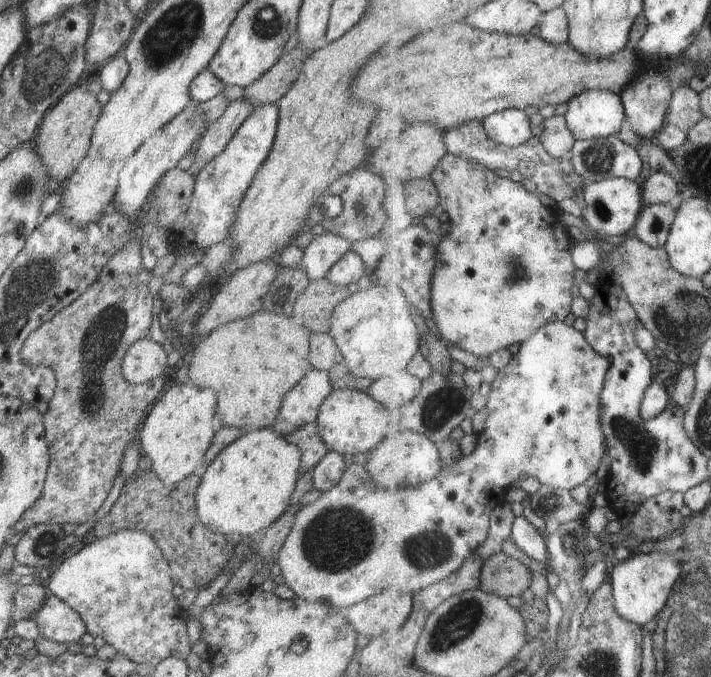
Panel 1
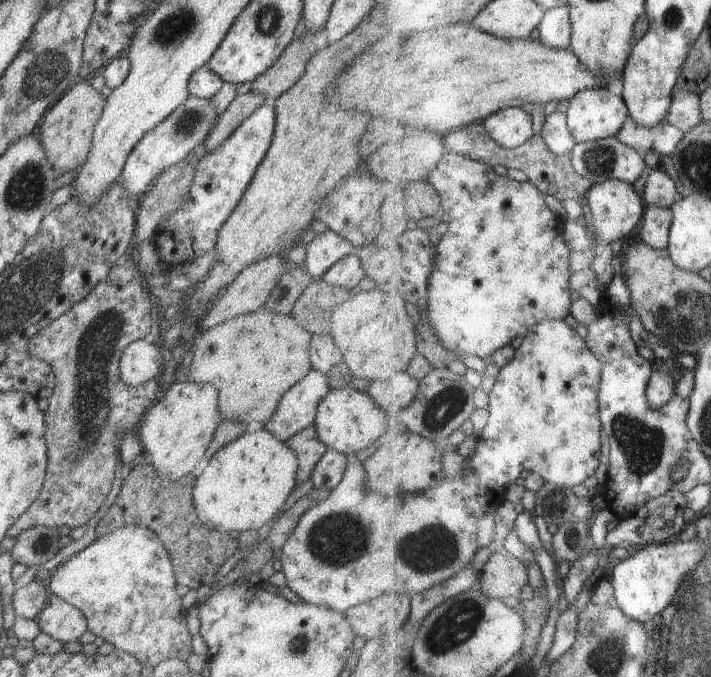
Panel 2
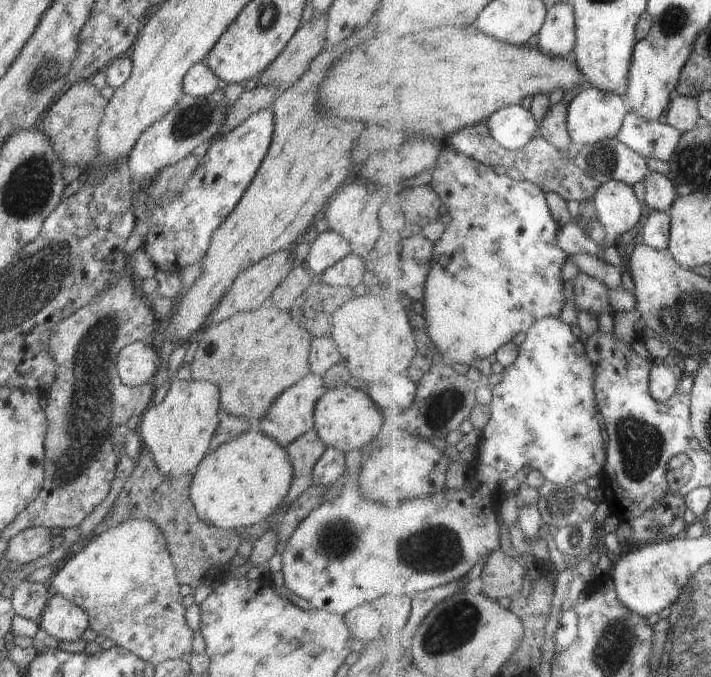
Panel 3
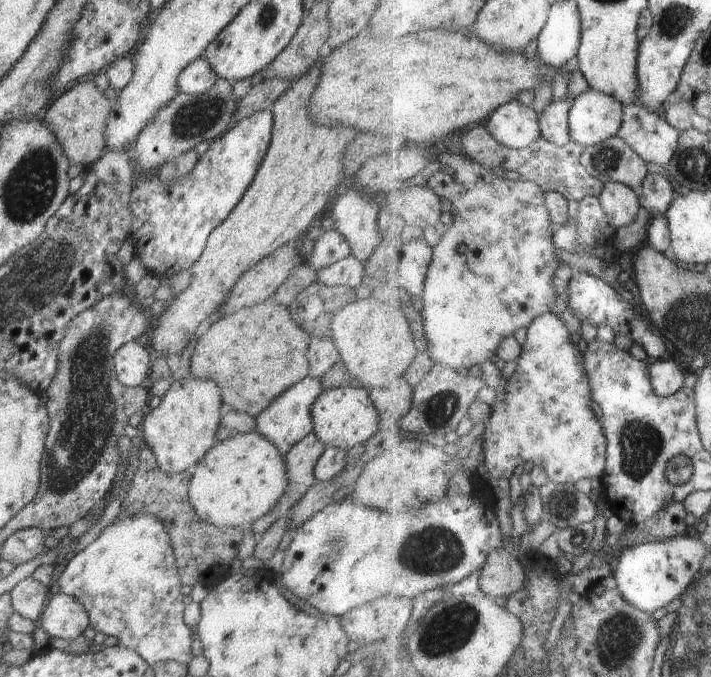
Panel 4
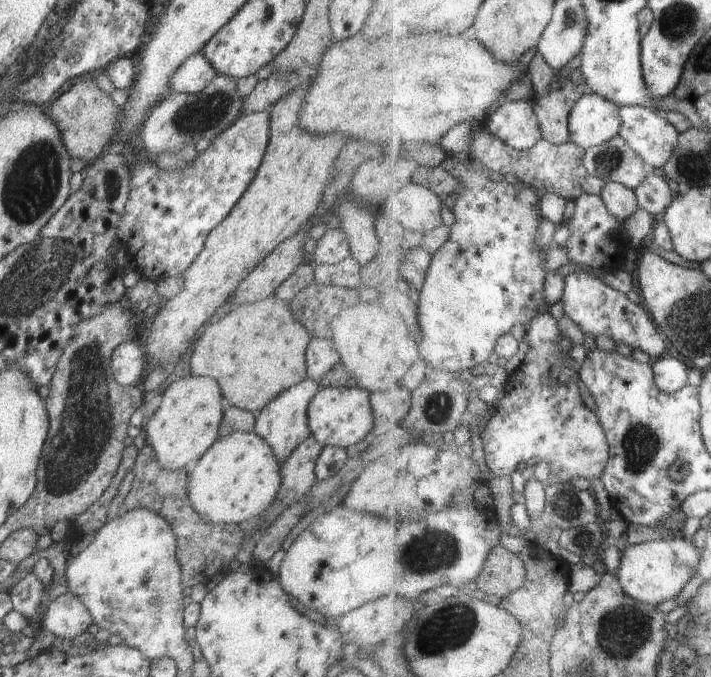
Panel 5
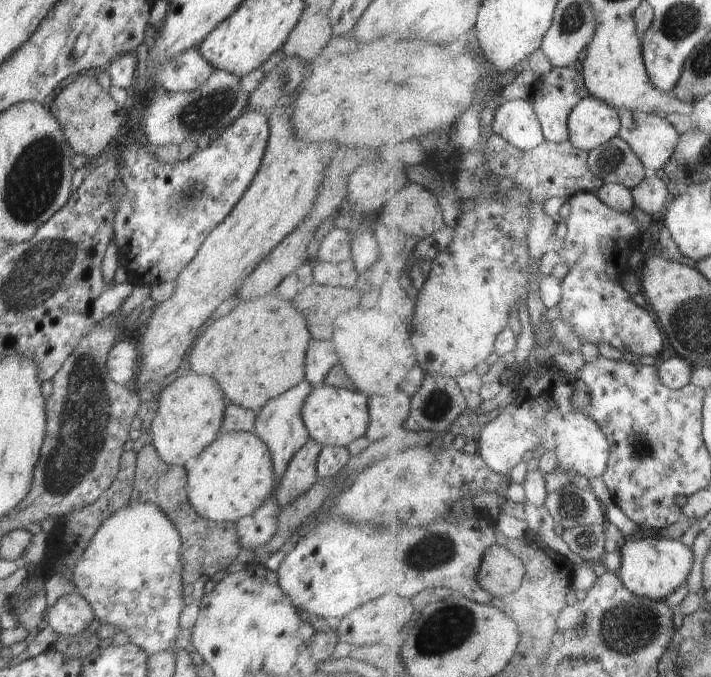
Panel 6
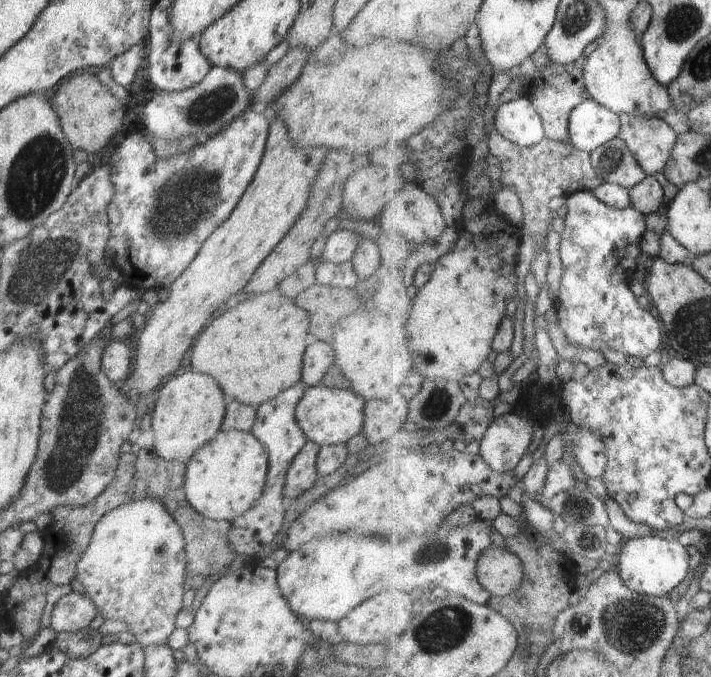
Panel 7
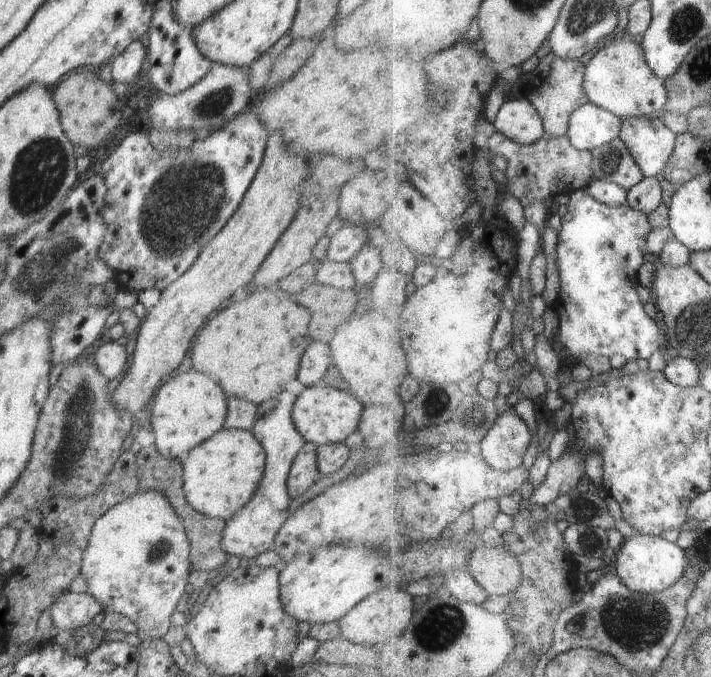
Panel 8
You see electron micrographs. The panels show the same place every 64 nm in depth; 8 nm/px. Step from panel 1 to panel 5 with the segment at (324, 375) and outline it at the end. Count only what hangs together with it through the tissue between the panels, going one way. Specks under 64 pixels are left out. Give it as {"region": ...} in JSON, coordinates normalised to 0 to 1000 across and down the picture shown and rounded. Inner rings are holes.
{"region":[[[430,558],[384,588],[368,606],[359,610],[357,638],[374,650],[377,659],[385,665],[385,677],[391,679],[394,688],[405,679],[405,674],[425,656],[425,651],[437,643],[430,606],[433,606],[436,591],[444,585],[449,572],[449,566]]]}

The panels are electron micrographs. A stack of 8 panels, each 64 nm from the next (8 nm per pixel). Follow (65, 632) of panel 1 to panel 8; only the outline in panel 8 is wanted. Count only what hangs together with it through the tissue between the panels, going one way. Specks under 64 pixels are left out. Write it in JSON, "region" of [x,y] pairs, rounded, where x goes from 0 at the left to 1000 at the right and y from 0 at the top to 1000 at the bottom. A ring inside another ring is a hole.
{"region":[[[98,871],[87,876],[70,897],[70,910],[84,932],[104,932],[127,922],[141,903],[141,889],[127,876],[104,876]]]}

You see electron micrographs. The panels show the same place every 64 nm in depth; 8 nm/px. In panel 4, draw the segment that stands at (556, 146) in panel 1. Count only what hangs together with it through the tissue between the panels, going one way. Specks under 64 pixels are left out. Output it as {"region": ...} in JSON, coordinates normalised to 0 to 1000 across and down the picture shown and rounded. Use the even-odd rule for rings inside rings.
{"region":[[[805,139],[797,140],[783,151],[774,152],[762,168],[758,168],[765,204],[788,216],[796,216],[806,207],[802,167],[809,145]]]}

